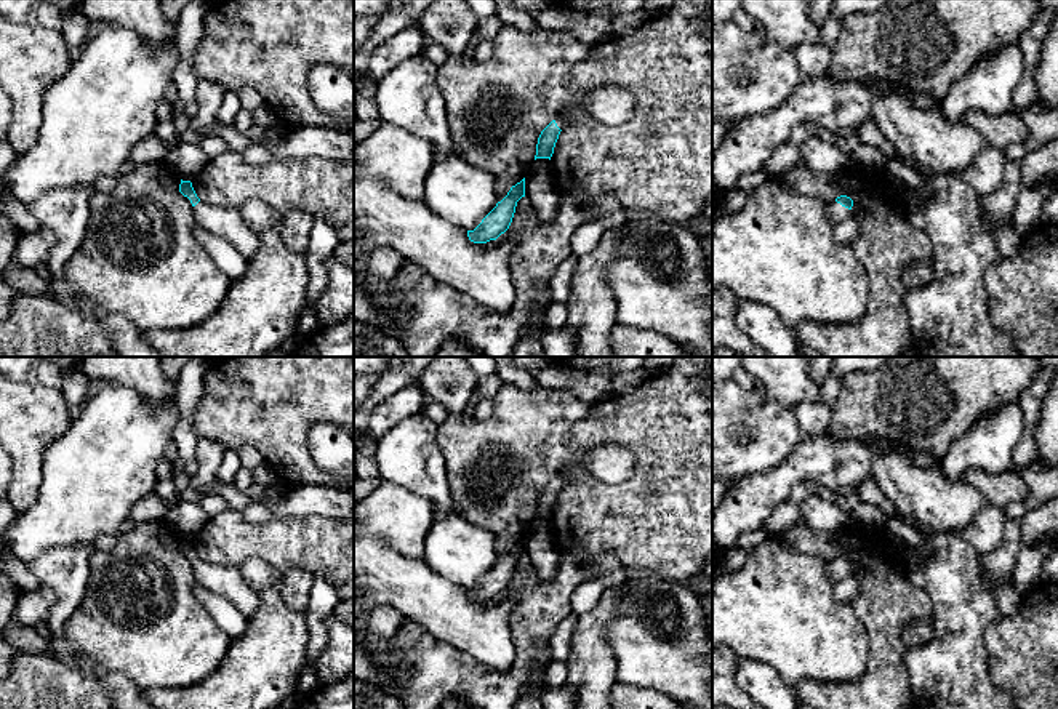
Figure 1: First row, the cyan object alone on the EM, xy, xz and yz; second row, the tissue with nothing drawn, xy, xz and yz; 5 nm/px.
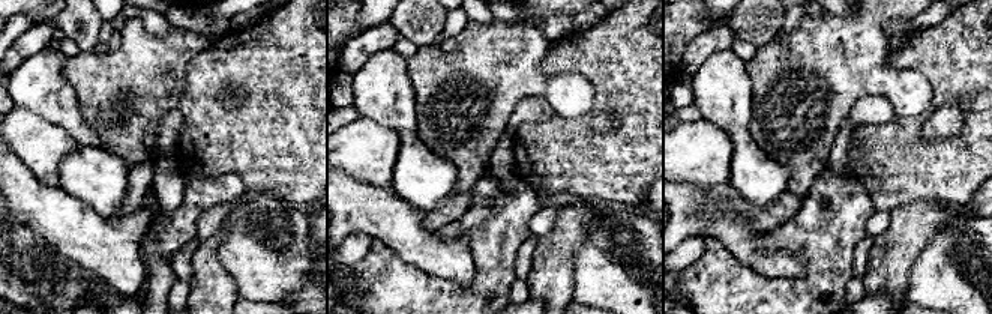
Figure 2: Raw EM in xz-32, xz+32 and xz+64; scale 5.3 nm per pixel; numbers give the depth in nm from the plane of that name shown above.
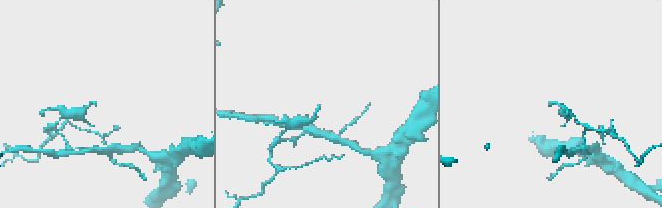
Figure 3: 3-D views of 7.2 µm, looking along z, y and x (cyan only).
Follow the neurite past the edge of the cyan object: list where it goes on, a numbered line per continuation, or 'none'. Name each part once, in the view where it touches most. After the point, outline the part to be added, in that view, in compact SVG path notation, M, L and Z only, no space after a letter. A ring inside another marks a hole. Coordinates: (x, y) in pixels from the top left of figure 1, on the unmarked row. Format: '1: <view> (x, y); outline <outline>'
1: yz (837, 572); outline M837 560L829 562L829 581L832 584L842 581L848 575L850 575L850 568L848 567L842 565Z

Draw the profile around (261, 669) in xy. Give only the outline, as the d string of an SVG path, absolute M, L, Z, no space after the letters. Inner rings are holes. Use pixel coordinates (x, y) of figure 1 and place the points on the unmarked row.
M279 581L258 595L258 611L248 618L245 632L230 642L226 658L210 677L186 688L146 690L155 709L275 709L298 693L311 639L306 613L283 602Z

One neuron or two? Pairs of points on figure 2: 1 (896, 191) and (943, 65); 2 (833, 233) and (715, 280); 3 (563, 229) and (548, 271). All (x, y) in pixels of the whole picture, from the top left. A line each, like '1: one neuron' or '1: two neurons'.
1: one neuron
2: one neuron
3: one neuron

